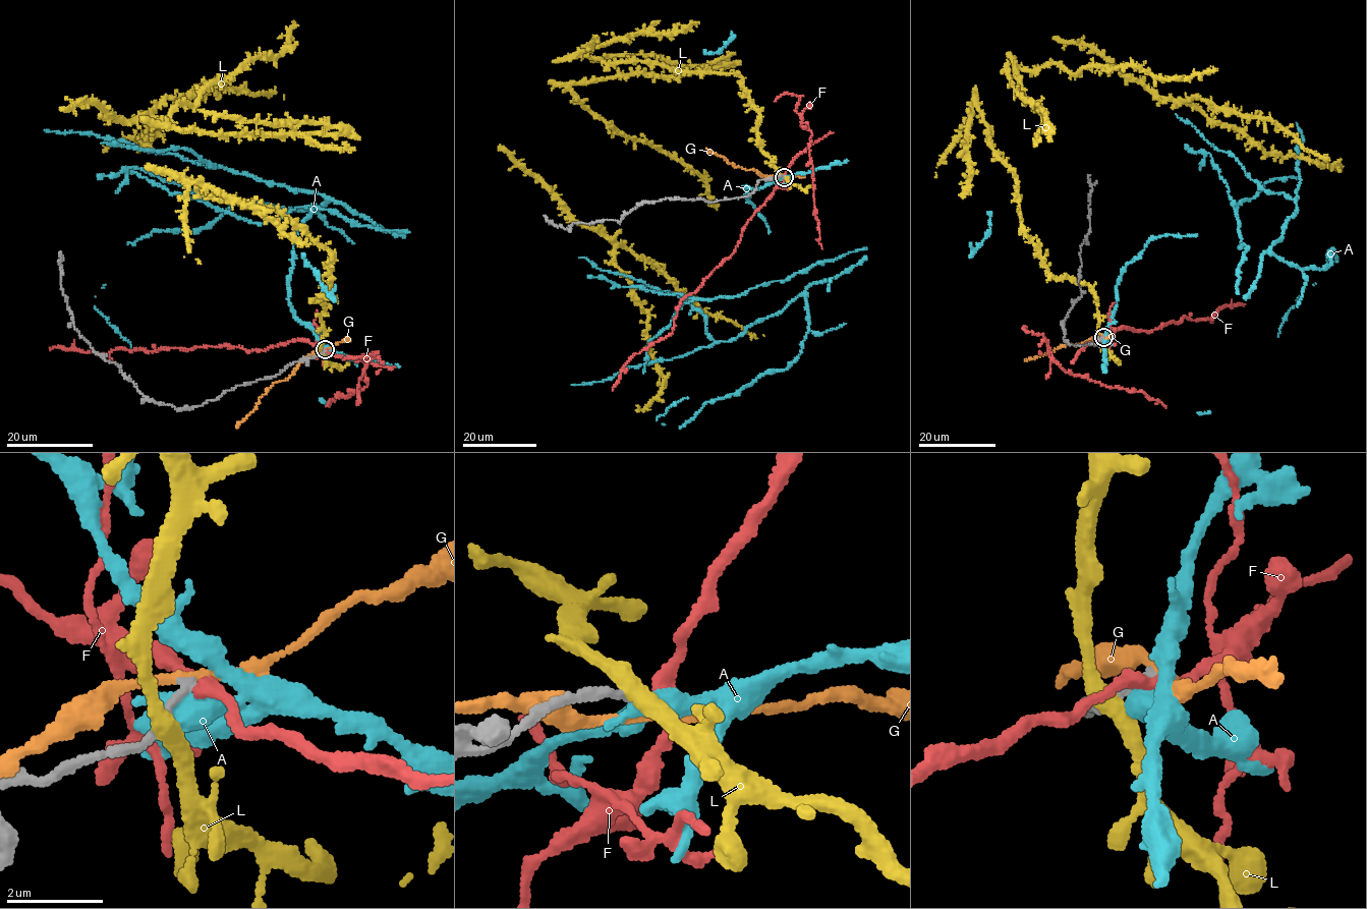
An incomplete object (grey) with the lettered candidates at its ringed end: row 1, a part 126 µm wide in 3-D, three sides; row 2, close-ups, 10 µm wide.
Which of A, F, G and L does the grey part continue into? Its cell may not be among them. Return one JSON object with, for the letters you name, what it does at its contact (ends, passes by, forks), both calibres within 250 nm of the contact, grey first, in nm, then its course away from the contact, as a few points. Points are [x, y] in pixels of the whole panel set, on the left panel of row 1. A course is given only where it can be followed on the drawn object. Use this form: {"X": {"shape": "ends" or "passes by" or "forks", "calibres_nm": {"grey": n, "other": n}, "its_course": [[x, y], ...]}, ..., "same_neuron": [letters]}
{"same_neuron": []}

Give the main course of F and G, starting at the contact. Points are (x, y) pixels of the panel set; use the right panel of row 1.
F: (1103, 337), (1123, 326), (1148, 332), (1184, 316), (1211, 319), (1212, 313), (1214, 316), (1226, 305), (1244, 304)
G: (1104, 337), (1095, 336), (1075, 345), (1068, 343), (1024, 360)

